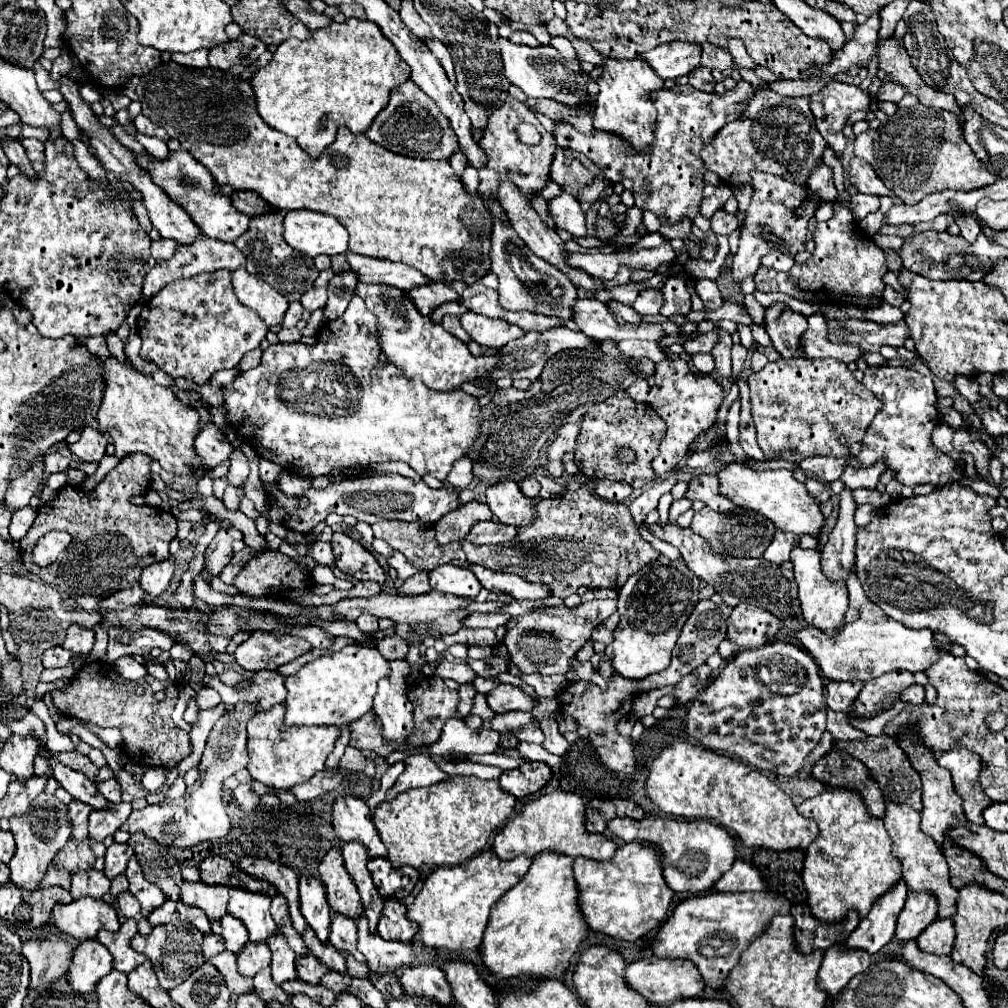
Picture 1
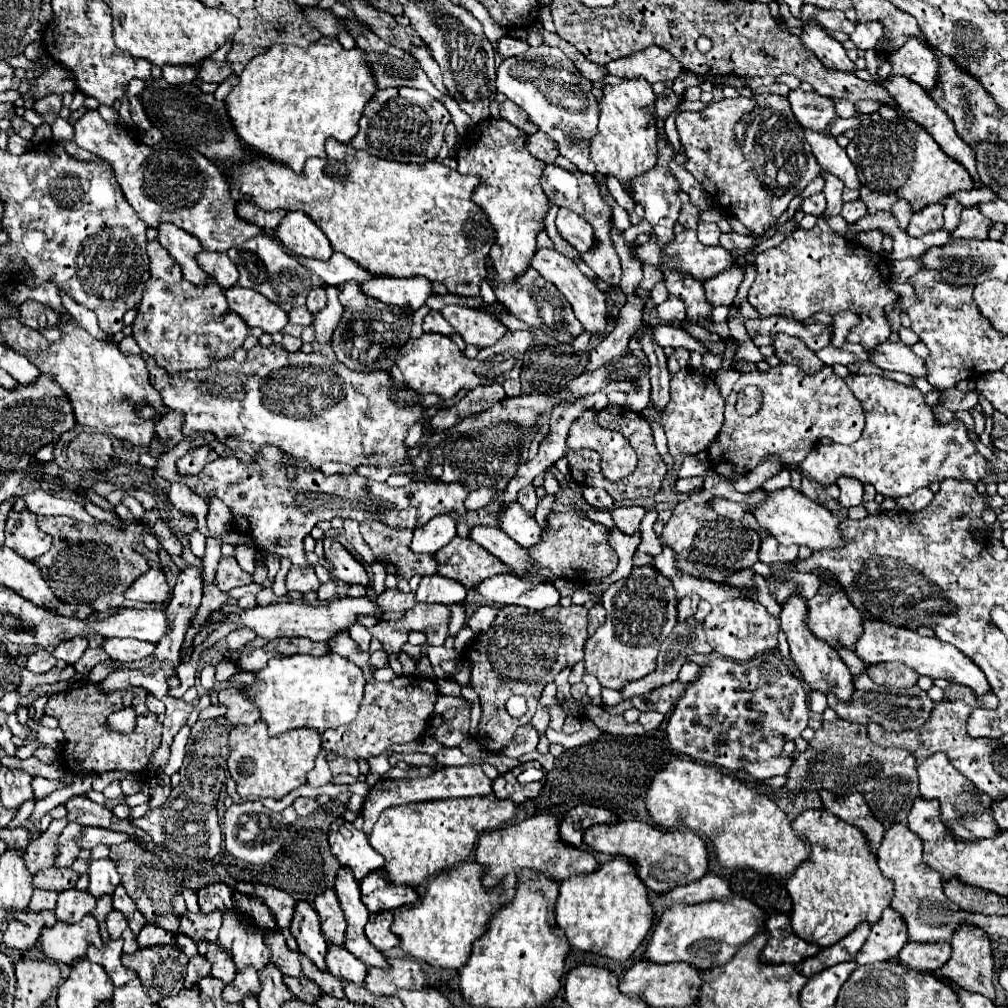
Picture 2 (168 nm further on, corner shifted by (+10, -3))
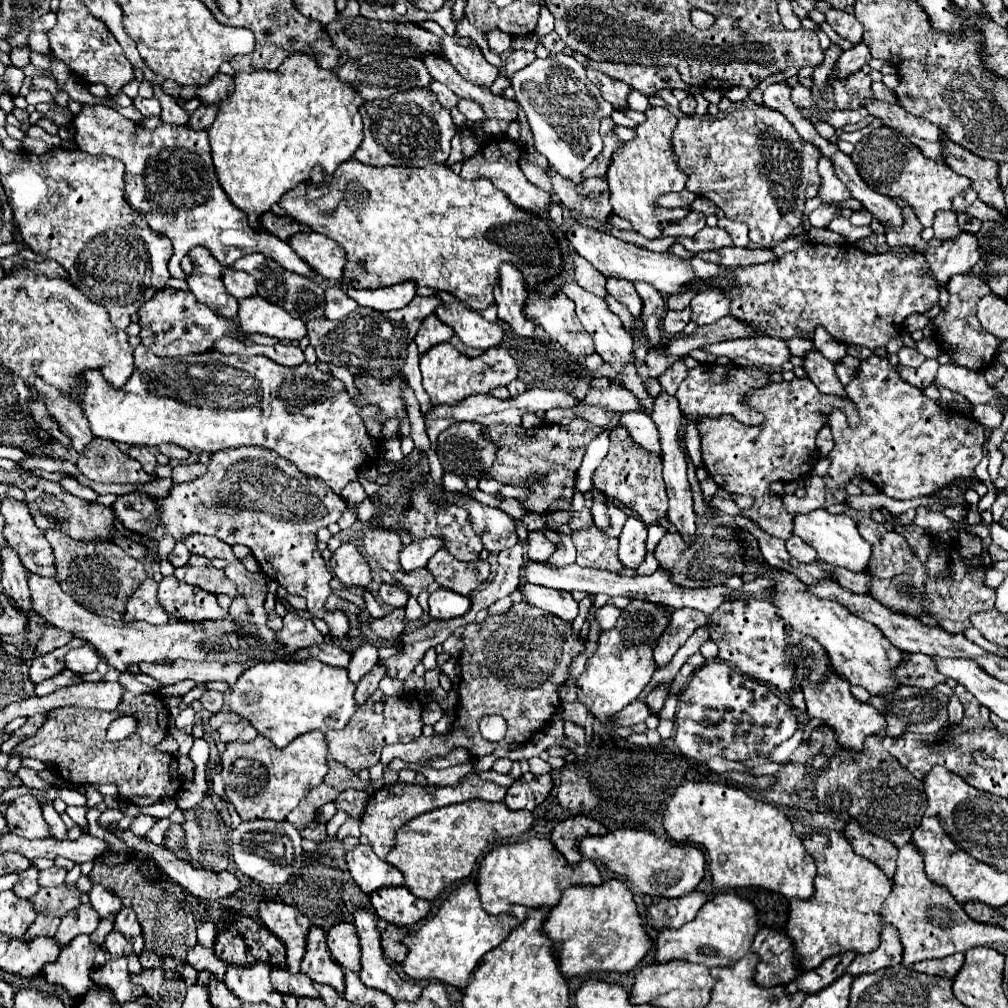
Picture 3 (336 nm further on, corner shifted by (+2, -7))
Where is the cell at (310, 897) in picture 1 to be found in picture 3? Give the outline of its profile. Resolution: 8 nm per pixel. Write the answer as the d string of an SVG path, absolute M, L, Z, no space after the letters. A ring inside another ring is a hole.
M313 926L307 934L307 952L301 962L301 972L305 972L313 982L329 984L331 988L335 988L335 992L343 994L343 970L337 964L333 964L325 944L325 932L317 926Z

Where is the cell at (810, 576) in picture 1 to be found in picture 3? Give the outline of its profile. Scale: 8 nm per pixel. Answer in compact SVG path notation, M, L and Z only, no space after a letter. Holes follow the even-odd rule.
M831 672L823 684L811 684L809 680L803 680L801 686L805 694L805 704L807 704L807 716L821 718L825 726L831 726L835 732L835 740L843 750L863 752L867 736L885 734L885 726L887 726L885 718L871 704L863 704L855 700L849 692L849 682L841 680L835 672Z

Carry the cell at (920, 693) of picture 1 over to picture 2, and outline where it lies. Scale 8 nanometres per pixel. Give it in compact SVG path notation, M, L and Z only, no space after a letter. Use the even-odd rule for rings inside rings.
M861 672L859 676L853 678L853 686L855 692L851 696L851 704L843 704L843 700L835 700L835 696L827 696L827 706L833 708L839 718L849 720L849 722L857 722L857 724L867 724L869 720L877 720L885 730L889 732L903 732L909 728L917 728L919 724L923 724L931 710L933 710L933 700L927 696L927 692L923 692L919 686L901 690L901 688L885 688L885 686L877 686L869 680L867 672Z

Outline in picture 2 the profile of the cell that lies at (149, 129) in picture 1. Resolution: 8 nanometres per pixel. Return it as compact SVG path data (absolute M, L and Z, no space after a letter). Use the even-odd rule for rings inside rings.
M137 96L131 98L131 118L133 118L133 124L135 124L139 130L145 132L145 130L151 128L151 122L147 120L145 110L143 110L143 106L141 106L141 102L139 102Z

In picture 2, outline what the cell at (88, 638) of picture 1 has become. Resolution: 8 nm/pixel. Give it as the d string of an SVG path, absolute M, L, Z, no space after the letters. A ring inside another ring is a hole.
M71 638L67 642L61 642L59 646L55 646L53 650L53 656L57 660L65 660L69 664L73 664L75 660L79 660L79 656L87 650L87 640L85 638Z

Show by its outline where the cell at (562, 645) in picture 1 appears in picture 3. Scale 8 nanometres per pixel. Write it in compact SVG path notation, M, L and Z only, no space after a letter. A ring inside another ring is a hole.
M519 602L513 604L505 614L487 616L483 624L467 624L463 630L463 652L459 658L461 664L461 682L459 682L459 704L457 704L457 728L455 720L451 730L433 738L419 736L407 744L385 746L381 752L383 764L383 782L397 782L397 772L389 770L389 762L399 758L409 764L429 760L433 756L447 756L455 746L469 752L469 756L487 756L493 752L493 744L483 740L479 734L479 720L487 714L503 716L507 722L507 734L495 746L511 746L529 742L531 736L543 730L551 716L559 708L559 688L567 680L567 670L571 660L585 650L585 642L579 636L571 634L571 624L549 616L547 612Z

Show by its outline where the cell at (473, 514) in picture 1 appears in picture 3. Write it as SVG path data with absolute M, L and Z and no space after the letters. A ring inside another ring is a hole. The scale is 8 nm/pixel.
M431 536L431 538L425 538L421 542L413 542L409 546L403 548L403 552L399 554L399 564L405 572L411 572L415 568L423 568L427 566L429 558L439 550L443 548L443 540Z

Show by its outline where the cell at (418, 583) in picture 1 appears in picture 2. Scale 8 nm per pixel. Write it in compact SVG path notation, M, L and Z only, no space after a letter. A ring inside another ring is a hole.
M387 588L383 594L377 596L377 604L381 606L383 612L405 612L417 604L415 594L401 592L401 590L391 590Z

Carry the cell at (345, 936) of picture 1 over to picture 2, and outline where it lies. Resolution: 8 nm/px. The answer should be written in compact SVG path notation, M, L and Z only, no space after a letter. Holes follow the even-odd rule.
M329 944L325 962L327 962L327 970L335 978L349 980L349 982L353 982L357 986L363 986L363 980L365 980L365 974L367 974L365 972L367 966L357 956L351 956L351 952L347 952L345 946Z

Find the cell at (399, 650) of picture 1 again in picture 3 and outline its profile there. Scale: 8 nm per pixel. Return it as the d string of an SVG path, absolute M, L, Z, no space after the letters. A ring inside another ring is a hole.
M375 666L369 674L365 674L359 684L357 684L357 690L355 690L355 702L357 706L363 706L367 702L367 698L377 690L381 678L385 676L385 670L381 666Z

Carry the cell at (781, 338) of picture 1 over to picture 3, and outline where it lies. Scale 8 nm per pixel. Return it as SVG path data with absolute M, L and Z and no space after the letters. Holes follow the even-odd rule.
M811 352L811 354L805 356L803 368L809 374L809 378L813 380L813 384L819 388L819 392L845 398L845 390L843 390L839 378L835 374L835 364L833 362L823 358L819 352Z

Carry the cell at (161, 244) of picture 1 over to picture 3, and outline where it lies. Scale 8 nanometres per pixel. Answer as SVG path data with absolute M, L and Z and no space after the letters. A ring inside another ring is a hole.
M165 288L155 292L155 296L145 302L139 310L139 326L141 326L141 344L155 352L155 356L187 356L211 350L217 338L227 334L237 336L237 324L219 316L209 306L201 304L191 296L191 292L179 292L173 288Z

